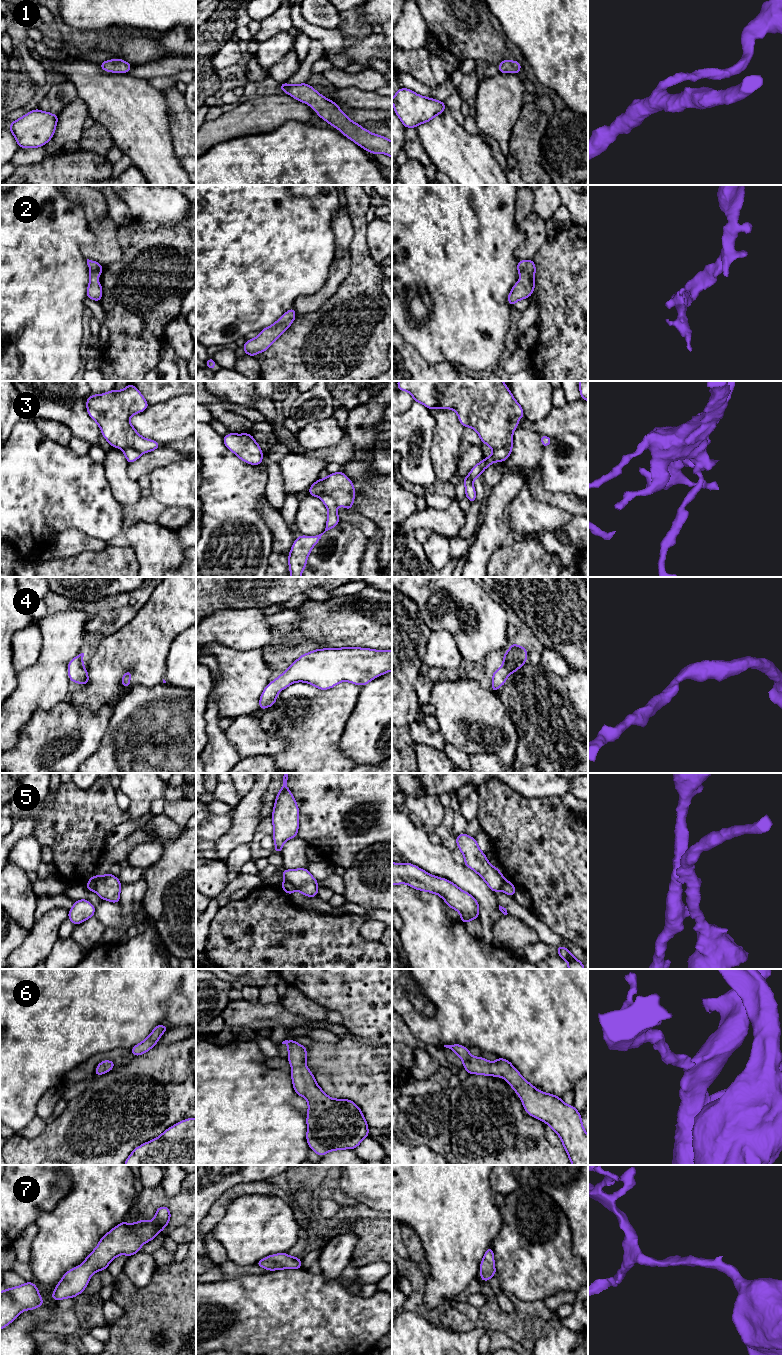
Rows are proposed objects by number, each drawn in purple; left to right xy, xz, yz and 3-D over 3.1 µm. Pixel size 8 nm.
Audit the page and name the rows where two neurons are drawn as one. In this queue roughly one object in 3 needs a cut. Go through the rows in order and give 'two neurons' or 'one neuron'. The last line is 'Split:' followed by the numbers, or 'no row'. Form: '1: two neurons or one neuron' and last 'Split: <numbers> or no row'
1: one neuron
2: one neuron
3: two neurons
4: one neuron
5: two neurons
6: one neuron
7: one neuron
Split: 3, 5

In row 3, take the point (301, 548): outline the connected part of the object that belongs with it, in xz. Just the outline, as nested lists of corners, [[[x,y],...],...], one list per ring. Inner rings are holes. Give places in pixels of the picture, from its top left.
[[[322,494],[321,498],[322,502],[325,504],[325,506],[327,507],[328,509],[328,518],[327,518],[327,521],[326,521],[326,528],[325,528],[325,531],[319,535],[316,535],[316,536],[304,536],[304,535],[300,535],[299,537],[296,538],[296,540],[294,541],[293,545],[292,545],[292,548],[291,548],[291,551],[288,555],[288,563],[289,563],[289,571],[290,571],[290,574],[291,574],[291,577],[301,577],[301,573],[302,571],[305,569],[306,567],[306,563],[307,563],[307,558],[311,552],[311,549],[315,546],[316,543],[318,543],[321,539],[321,536],[328,530],[336,527],[338,525],[338,523],[340,522],[339,520],[339,517],[338,517],[338,512],[337,512],[337,503],[336,501],[328,496],[327,494]]]

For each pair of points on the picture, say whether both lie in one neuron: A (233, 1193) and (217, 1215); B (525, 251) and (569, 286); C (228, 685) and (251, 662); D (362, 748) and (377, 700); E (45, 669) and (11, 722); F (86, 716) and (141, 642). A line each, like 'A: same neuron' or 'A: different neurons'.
A: same neuron
B: different neurons
C: same neuron
D: same neuron
E: same neuron
F: different neurons

